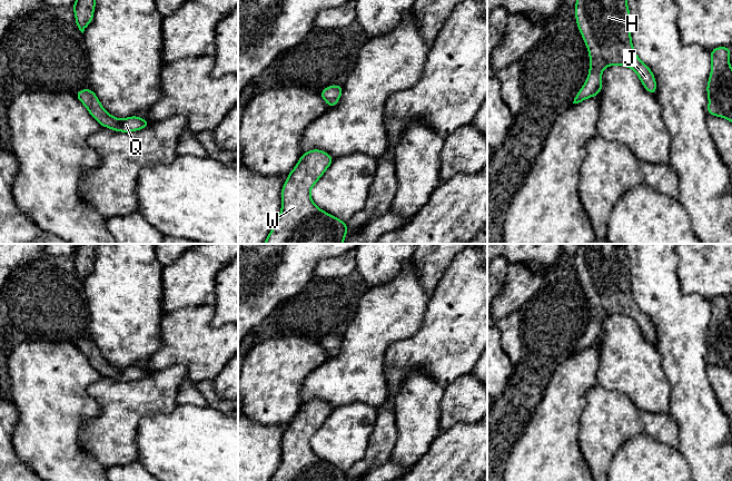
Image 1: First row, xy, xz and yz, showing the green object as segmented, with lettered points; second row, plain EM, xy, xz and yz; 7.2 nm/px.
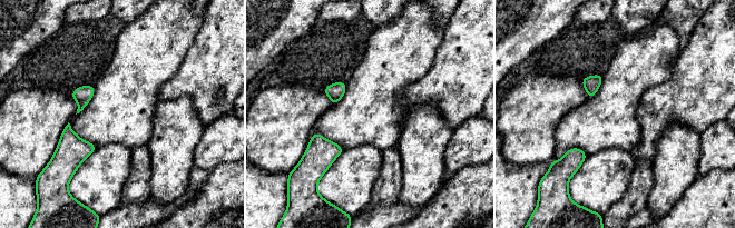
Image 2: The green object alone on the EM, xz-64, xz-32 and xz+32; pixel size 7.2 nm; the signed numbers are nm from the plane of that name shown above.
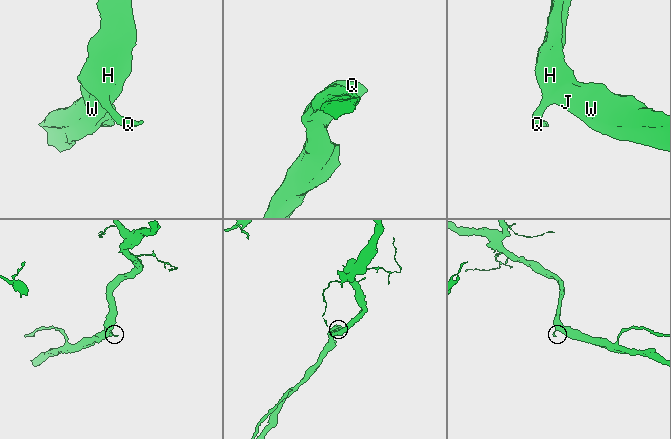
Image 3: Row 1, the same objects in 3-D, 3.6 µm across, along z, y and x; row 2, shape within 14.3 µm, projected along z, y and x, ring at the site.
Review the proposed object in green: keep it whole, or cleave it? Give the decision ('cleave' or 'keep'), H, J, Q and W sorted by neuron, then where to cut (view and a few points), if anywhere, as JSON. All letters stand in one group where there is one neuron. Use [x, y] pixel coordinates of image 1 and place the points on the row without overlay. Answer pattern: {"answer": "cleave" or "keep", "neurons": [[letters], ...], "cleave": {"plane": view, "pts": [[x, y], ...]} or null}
{"answer": "keep", "neurons": [["H", "J", "Q", "W"]], "cleave": null}

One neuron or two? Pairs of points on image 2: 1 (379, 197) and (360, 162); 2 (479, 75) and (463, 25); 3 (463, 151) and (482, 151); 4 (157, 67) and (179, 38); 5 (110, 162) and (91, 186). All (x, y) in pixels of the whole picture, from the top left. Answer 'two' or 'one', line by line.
1: two
2: one
3: one
4: one
5: one

